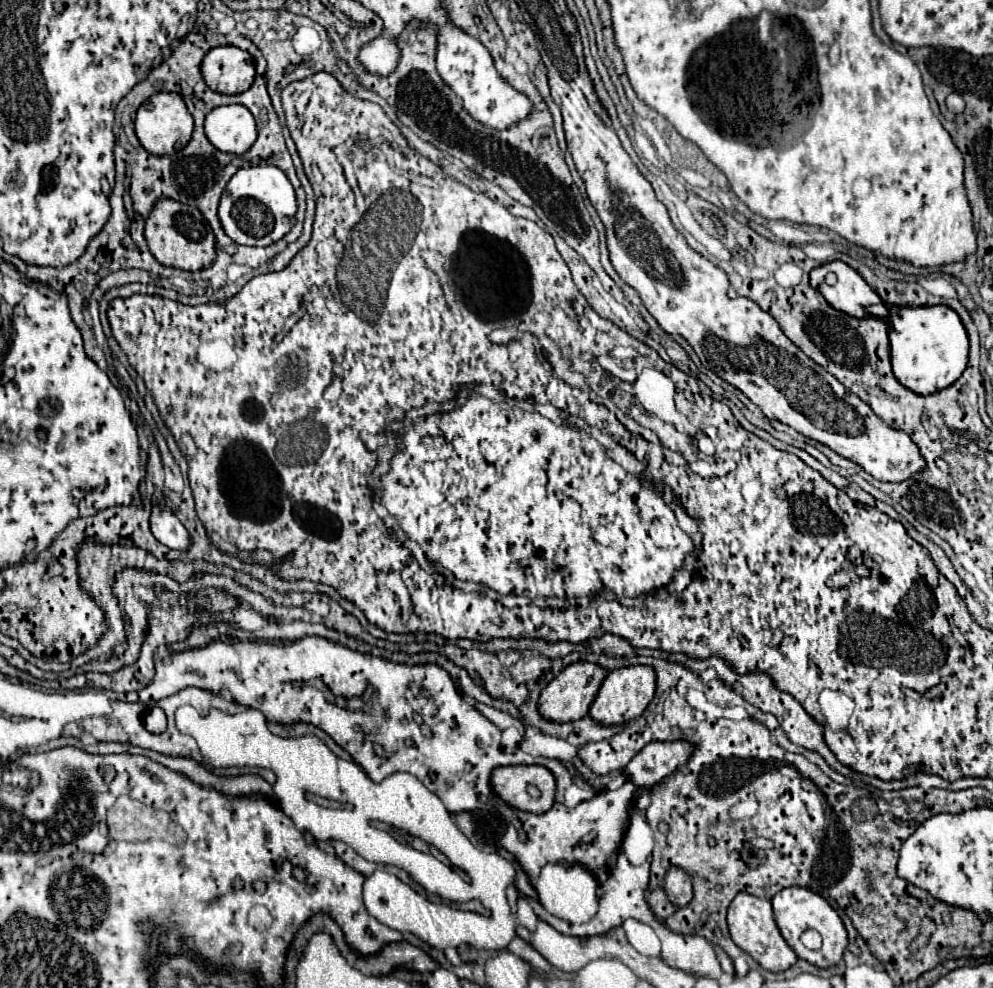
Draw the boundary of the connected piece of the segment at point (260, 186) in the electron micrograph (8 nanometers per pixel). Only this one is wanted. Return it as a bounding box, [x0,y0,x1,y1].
[219,166,297,246]

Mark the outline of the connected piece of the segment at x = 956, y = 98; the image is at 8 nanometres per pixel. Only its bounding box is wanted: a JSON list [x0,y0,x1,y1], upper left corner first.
[945,92,965,114]

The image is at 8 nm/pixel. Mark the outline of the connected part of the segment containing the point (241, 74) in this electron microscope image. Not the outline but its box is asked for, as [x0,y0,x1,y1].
[201,46,255,94]

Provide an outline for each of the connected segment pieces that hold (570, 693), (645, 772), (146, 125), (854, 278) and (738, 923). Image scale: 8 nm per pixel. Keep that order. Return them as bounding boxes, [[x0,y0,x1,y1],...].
[[539,660,609,722],[623,740,693,788],[135,92,193,156],[811,260,877,318],[727,892,797,972]]

